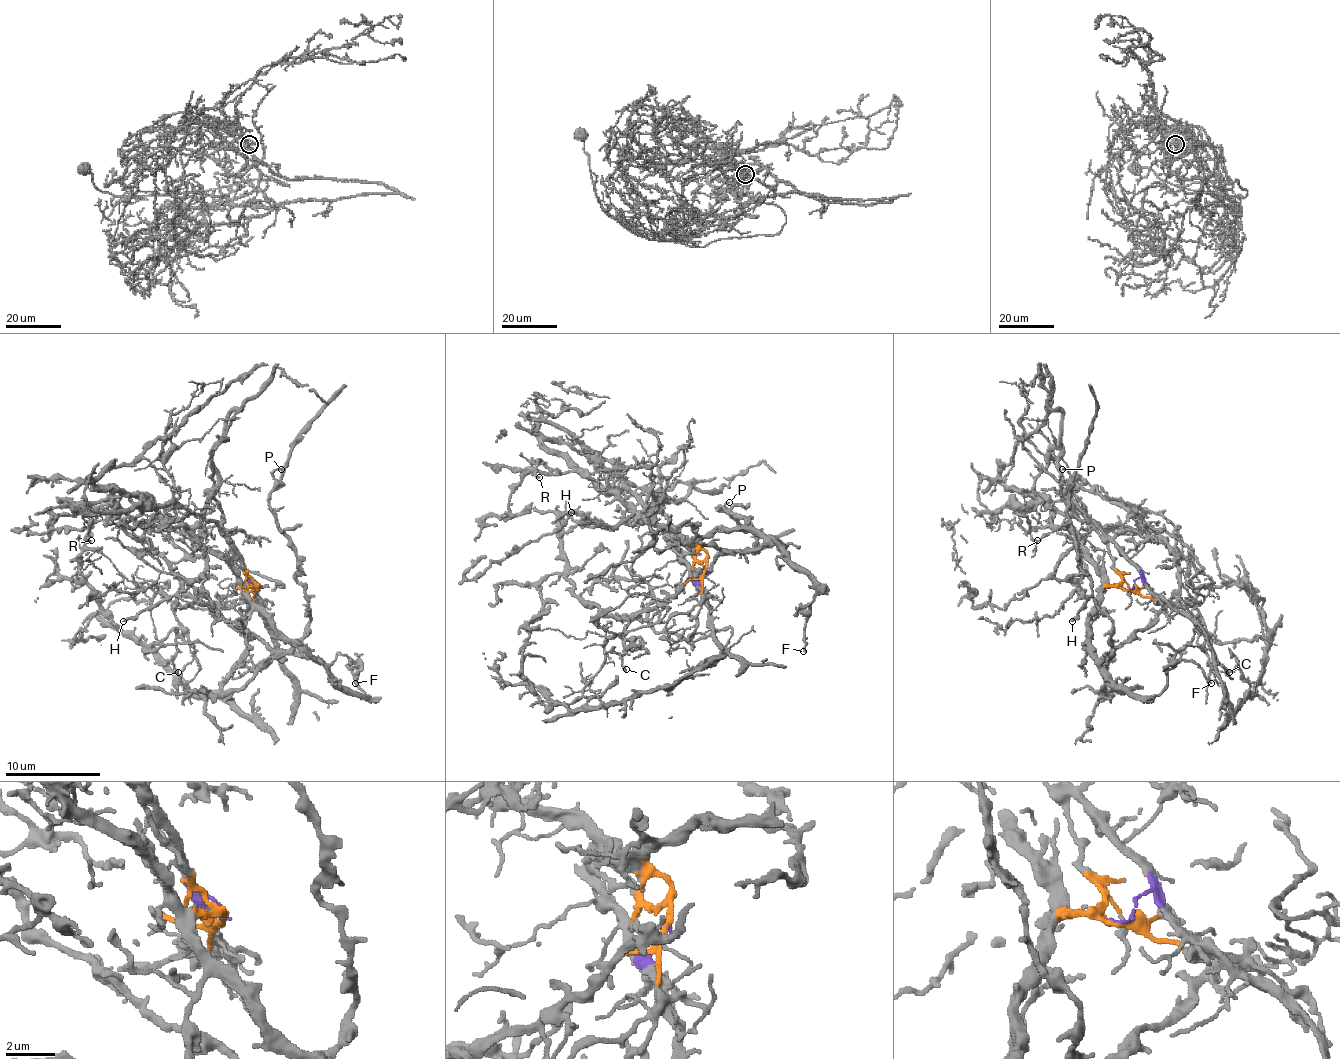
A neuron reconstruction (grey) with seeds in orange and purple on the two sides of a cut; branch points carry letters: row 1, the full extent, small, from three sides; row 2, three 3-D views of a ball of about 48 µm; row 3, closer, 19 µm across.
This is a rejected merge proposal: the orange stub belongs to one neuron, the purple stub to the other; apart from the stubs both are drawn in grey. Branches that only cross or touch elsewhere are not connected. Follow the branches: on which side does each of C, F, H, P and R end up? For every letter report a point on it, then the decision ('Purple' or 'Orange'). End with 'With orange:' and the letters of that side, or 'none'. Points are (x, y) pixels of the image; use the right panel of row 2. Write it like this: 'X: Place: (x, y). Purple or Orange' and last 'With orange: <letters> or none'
C: Place: (1229, 672). Orange
F: Place: (1211, 683). Orange
H: Place: (1072, 621). Orange
P: Place: (1062, 469). Orange
R: Place: (1037, 540). Orange
With orange: C, F, H, P, R

